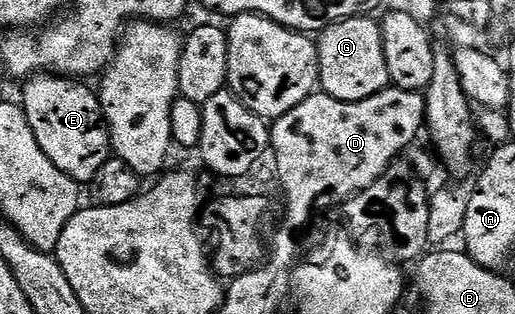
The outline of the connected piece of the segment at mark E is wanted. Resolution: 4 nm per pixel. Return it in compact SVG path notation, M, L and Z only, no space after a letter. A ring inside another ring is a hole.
M37 73L23 84L22 108L46 157L76 183L88 185L109 159L110 144L97 92L80 83L83 82L55 73Z

